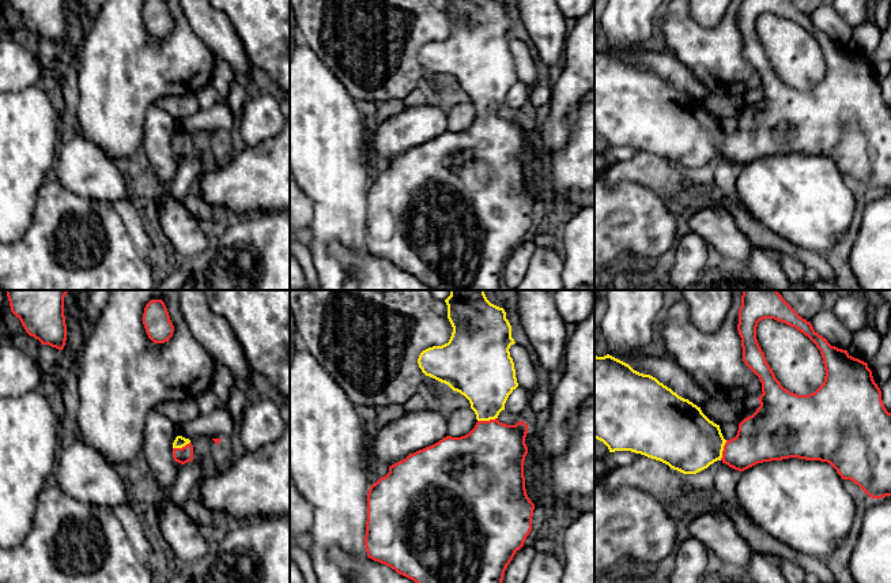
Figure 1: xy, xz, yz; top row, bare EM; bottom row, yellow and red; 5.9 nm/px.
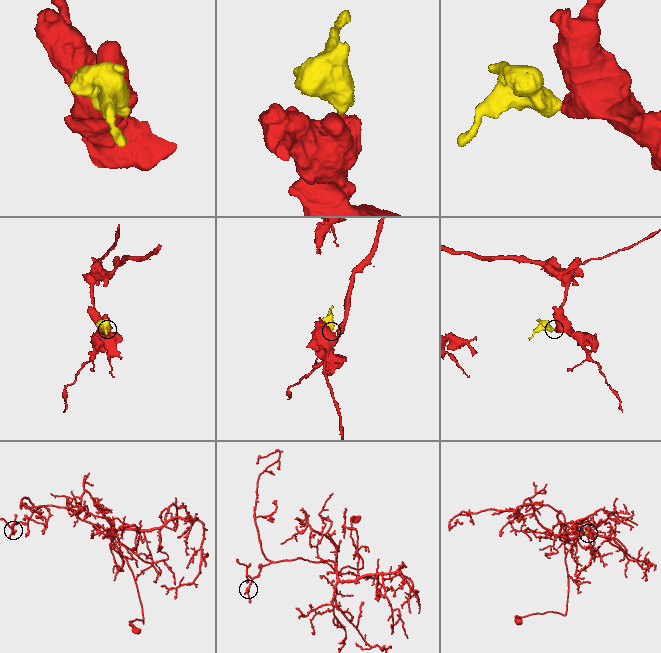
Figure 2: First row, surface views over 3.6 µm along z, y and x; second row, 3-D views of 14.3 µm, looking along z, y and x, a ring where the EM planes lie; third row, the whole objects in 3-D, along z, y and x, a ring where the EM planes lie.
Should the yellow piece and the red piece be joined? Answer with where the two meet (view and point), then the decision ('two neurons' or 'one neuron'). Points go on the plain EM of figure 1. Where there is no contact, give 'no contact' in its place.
yz (723, 145) | one neuron

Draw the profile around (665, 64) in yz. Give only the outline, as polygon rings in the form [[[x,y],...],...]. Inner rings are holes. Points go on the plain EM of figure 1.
[[[649,48],[638,49],[628,60],[643,69],[656,72],[679,91],[702,102],[711,93],[671,50],[654,52]]]

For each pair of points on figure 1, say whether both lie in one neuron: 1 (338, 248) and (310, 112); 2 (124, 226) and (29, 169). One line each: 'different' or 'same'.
1: different
2: different

